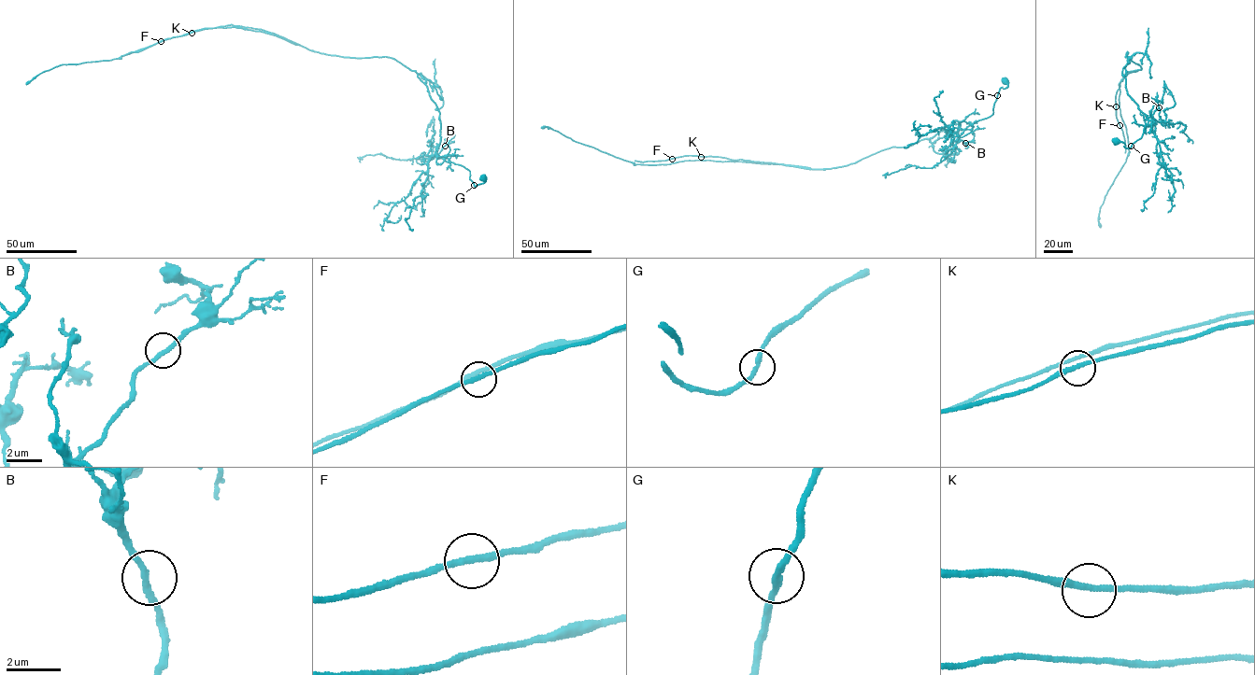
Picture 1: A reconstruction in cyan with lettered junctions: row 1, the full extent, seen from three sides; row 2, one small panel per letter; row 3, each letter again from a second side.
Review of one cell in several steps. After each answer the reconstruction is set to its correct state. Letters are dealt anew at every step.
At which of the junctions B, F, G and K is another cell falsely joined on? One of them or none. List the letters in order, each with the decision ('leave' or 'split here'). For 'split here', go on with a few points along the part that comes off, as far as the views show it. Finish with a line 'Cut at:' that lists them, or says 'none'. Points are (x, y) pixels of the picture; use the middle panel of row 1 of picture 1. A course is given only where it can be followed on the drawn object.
B: leave
F: leave
G: leave
K: leave
Cut at: none

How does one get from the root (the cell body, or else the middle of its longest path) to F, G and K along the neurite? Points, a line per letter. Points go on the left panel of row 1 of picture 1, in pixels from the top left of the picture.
F: (483, 178), (475, 187), (470, 171), (438, 157), (437, 106), (392, 58), (325, 54), (234, 27), (161, 41)
G: (483, 178), (485, 182), (474, 185)
K: (483, 178), (475, 187), (470, 171), (438, 157), (437, 106), (392, 58), (325, 54), (239, 27), (192, 33)

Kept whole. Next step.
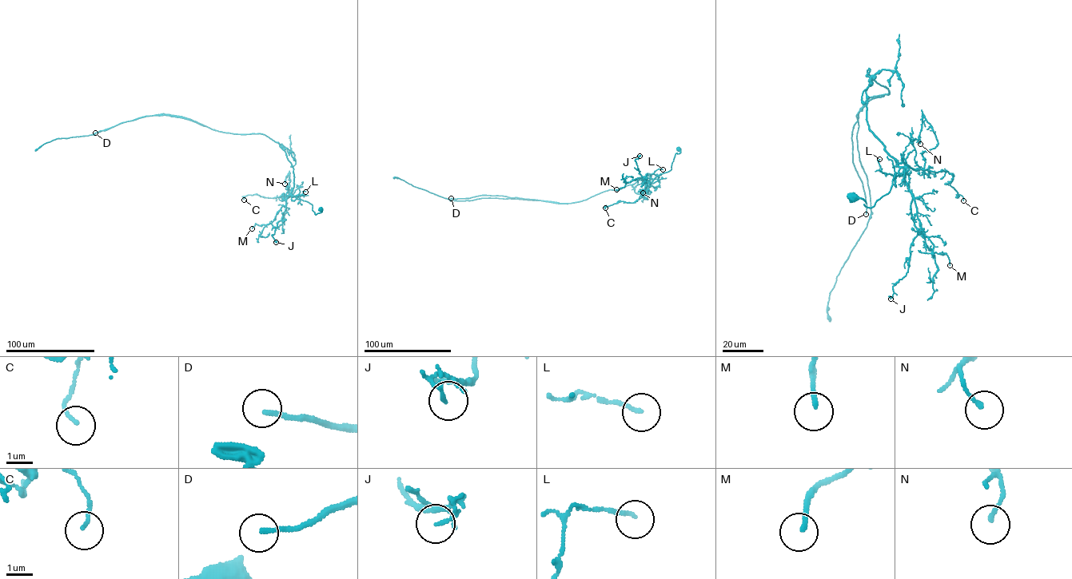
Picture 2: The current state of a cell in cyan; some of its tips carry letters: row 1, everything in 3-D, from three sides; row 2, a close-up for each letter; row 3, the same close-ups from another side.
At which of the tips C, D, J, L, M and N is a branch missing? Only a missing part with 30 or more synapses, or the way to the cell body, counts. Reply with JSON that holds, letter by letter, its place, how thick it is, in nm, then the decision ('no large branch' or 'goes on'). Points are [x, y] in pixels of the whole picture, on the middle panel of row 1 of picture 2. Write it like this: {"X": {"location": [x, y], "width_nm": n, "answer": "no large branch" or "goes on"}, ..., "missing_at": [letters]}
{"C": {"location": [605, 208], "width_nm": 110, "answer": "no large branch"}, "D": {"location": [451, 198], "width_nm": 160, "answer": "goes on"}, "J": {"location": [639, 156], "width_nm": 90, "answer": "no large branch"}, "L": {"location": [663, 169], "width_nm": 140, "answer": "no large branch"}, "M": {"location": [616, 189], "width_nm": 170, "answer": "no large branch"}, "N": {"location": [643, 192], "width_nm": 130, "answer": "no large branch"}, "missing_at": ["D"]}

